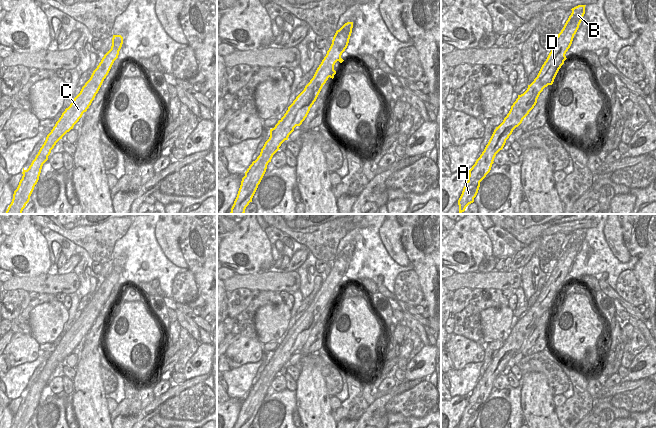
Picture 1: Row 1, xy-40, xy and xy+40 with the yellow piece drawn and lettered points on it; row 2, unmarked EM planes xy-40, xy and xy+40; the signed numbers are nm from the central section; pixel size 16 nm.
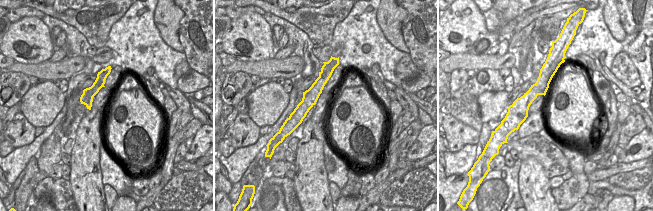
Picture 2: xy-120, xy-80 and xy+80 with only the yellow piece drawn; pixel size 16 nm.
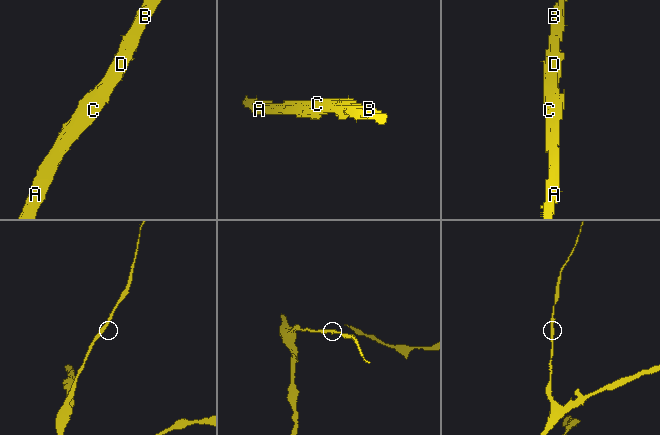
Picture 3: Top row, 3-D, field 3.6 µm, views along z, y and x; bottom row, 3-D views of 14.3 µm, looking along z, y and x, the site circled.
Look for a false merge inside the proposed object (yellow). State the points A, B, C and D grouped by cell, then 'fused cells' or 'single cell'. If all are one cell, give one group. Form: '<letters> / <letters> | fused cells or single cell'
A B C D | single cell

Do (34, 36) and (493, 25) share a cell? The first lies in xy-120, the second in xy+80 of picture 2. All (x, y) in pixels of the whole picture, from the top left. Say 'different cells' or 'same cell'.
different cells

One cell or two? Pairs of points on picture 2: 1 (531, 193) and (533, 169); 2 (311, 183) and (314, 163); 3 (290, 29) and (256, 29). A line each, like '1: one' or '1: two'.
1: one
2: one
3: two

